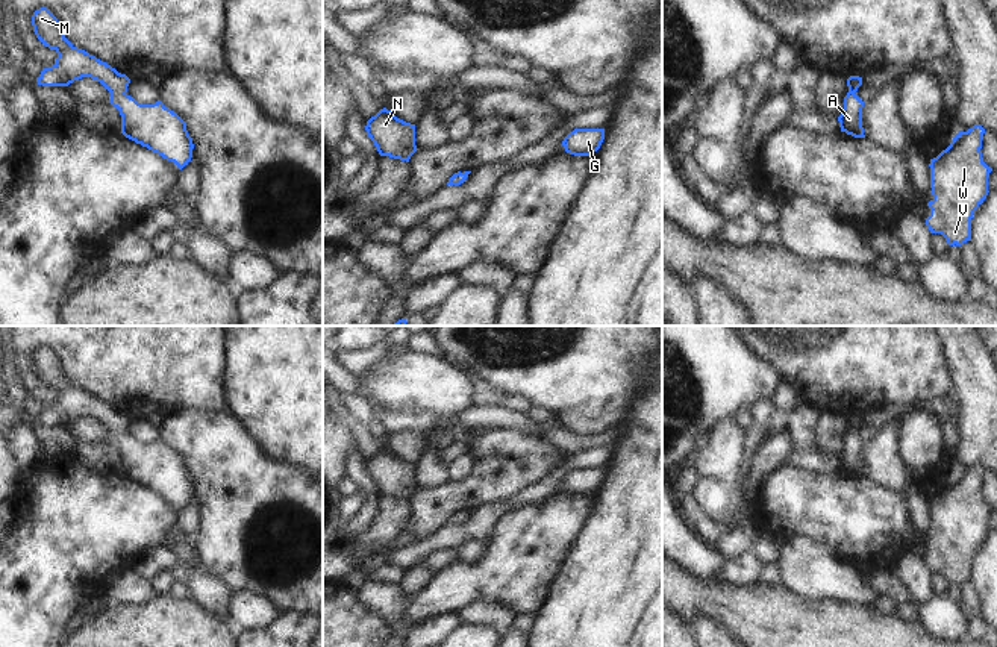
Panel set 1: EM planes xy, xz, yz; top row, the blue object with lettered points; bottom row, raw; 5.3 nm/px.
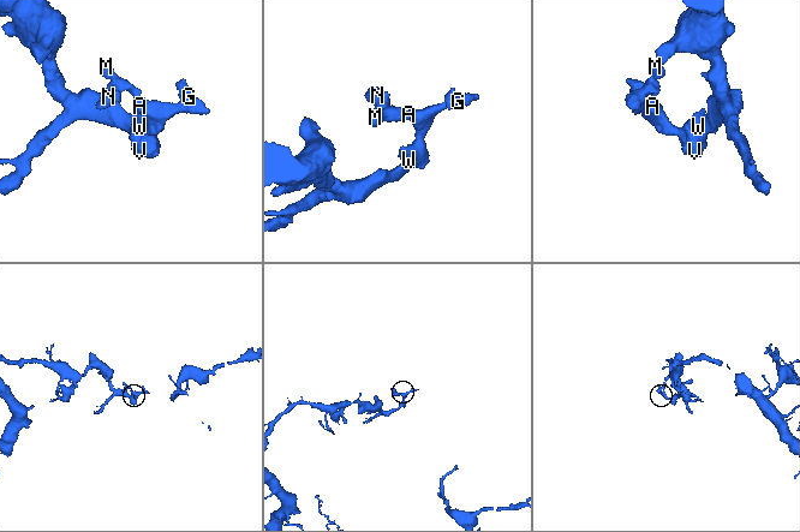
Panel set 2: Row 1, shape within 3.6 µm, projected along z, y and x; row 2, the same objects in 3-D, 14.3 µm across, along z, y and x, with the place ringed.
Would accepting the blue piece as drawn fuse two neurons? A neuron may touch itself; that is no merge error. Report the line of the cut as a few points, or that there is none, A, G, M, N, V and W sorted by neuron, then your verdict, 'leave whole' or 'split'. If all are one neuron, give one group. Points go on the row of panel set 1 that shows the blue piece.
no cut | A G M N V W | leave whole

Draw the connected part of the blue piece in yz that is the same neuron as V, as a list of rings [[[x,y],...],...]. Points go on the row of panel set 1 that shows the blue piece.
[[[974,124],[967,132],[956,133],[950,145],[930,159],[929,164],[933,198],[927,203],[930,215],[926,218],[926,226],[930,233],[941,233],[949,245],[962,245],[971,241],[973,214],[989,192],[988,177],[992,168],[982,158],[983,133],[985,129],[980,124]]]

